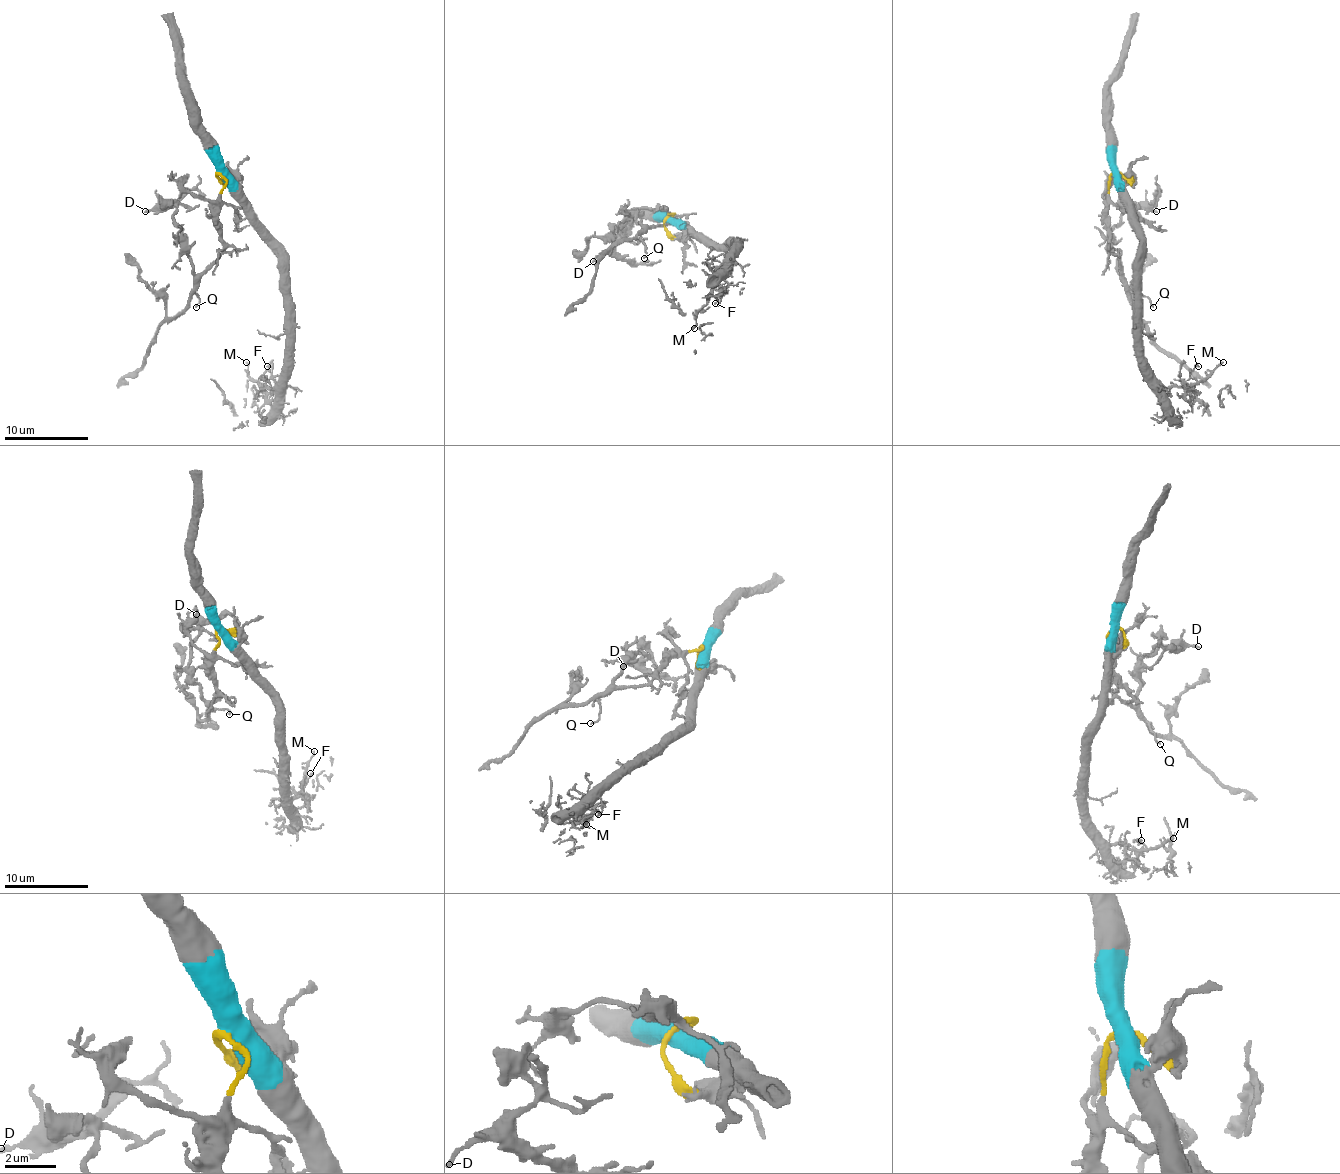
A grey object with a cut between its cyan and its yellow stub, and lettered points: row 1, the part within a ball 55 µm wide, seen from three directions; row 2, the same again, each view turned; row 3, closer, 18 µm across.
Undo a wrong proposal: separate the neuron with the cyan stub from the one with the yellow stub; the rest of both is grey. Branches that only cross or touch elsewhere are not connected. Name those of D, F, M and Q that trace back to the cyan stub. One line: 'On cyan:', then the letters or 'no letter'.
On cyan: F, M

